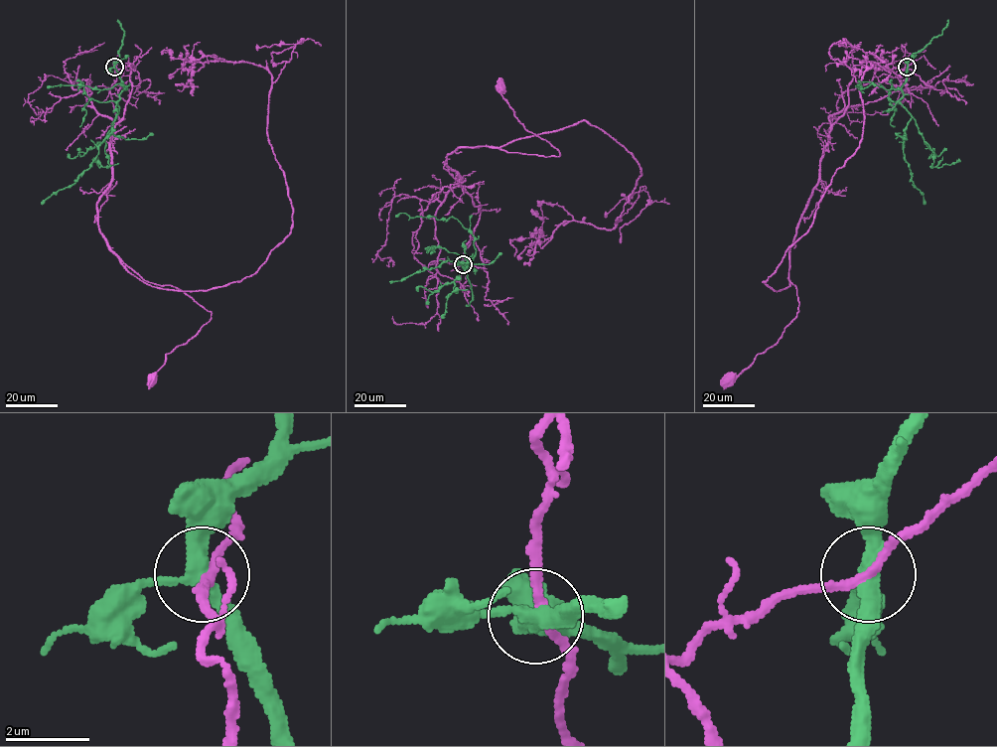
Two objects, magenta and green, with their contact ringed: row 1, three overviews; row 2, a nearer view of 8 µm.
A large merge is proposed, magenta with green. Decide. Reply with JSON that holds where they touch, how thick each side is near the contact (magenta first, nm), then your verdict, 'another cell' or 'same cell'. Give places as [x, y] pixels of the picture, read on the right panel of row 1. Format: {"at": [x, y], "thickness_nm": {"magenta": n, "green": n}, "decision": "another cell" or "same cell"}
{"at": [907, 67], "thickness_nm": {"magenta": 200, "green": 320}, "decision": "another cell"}

